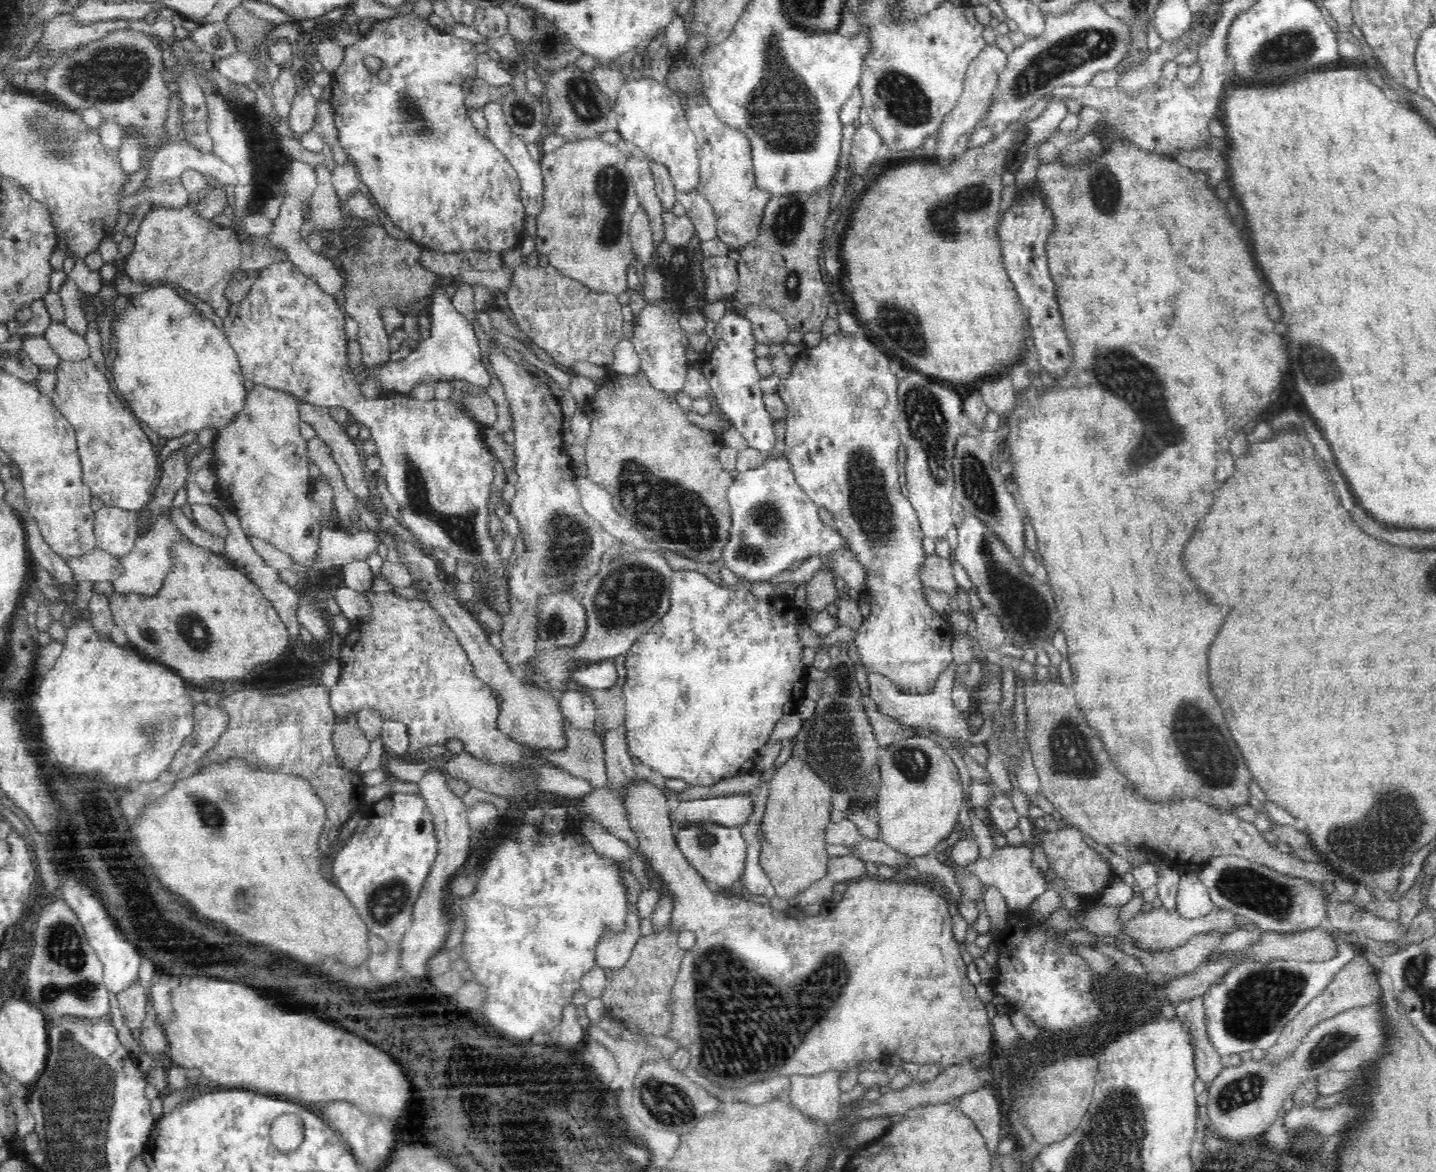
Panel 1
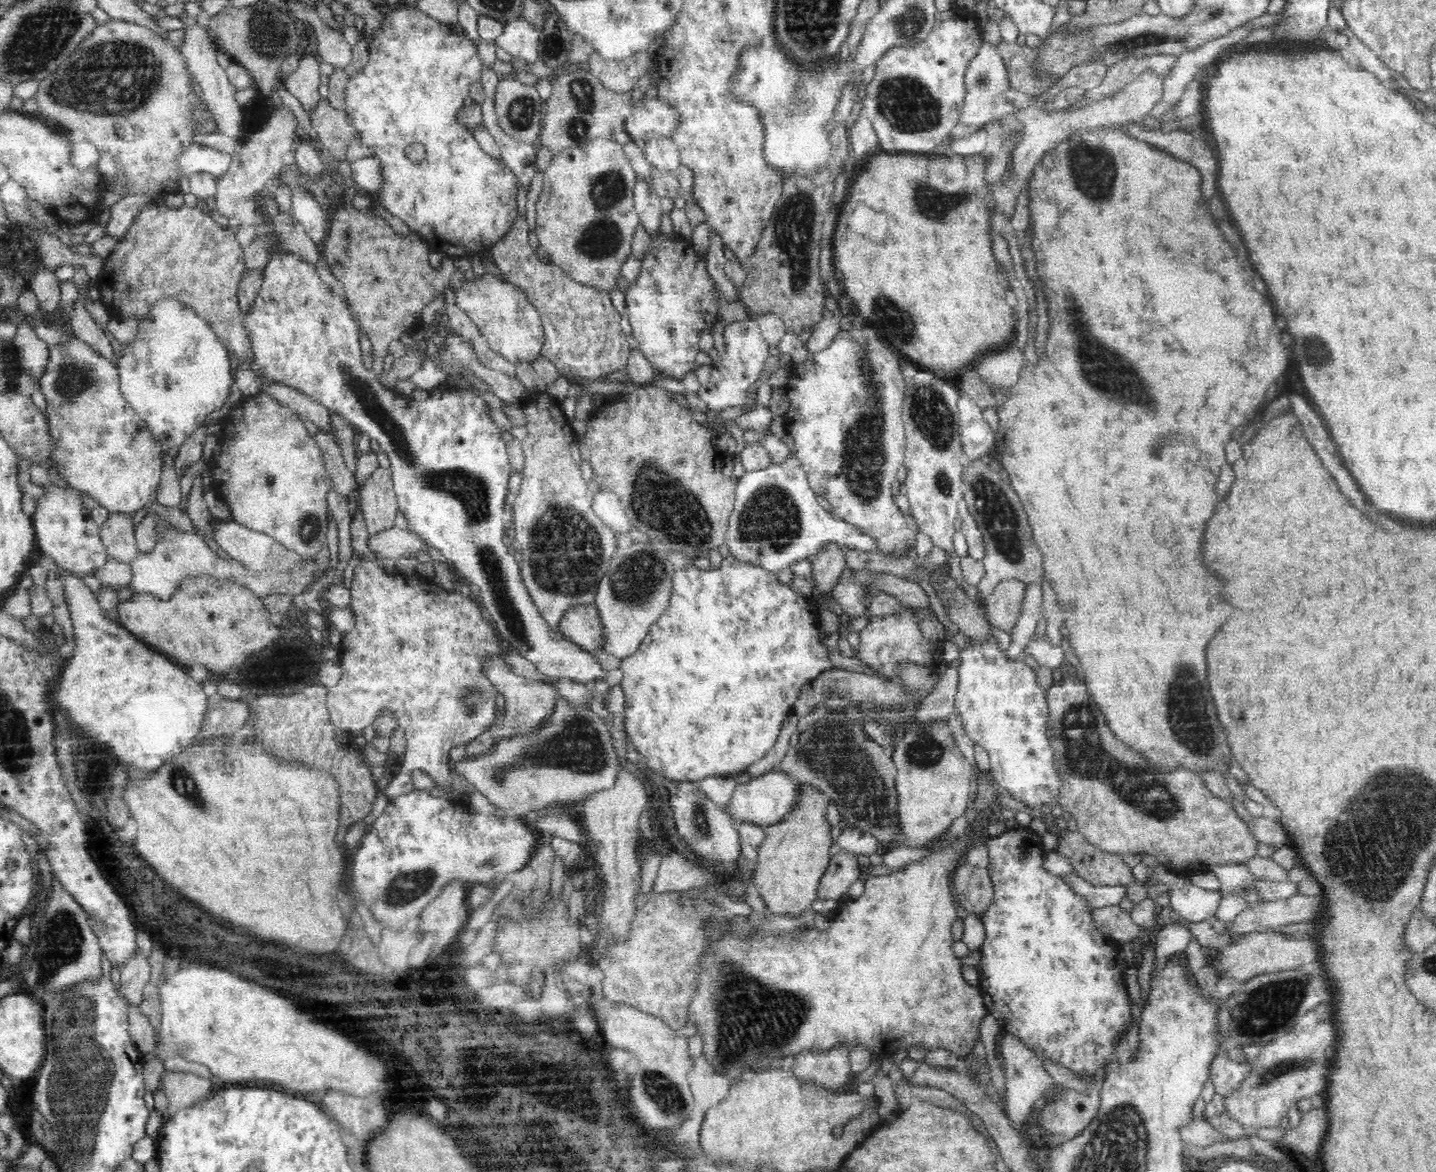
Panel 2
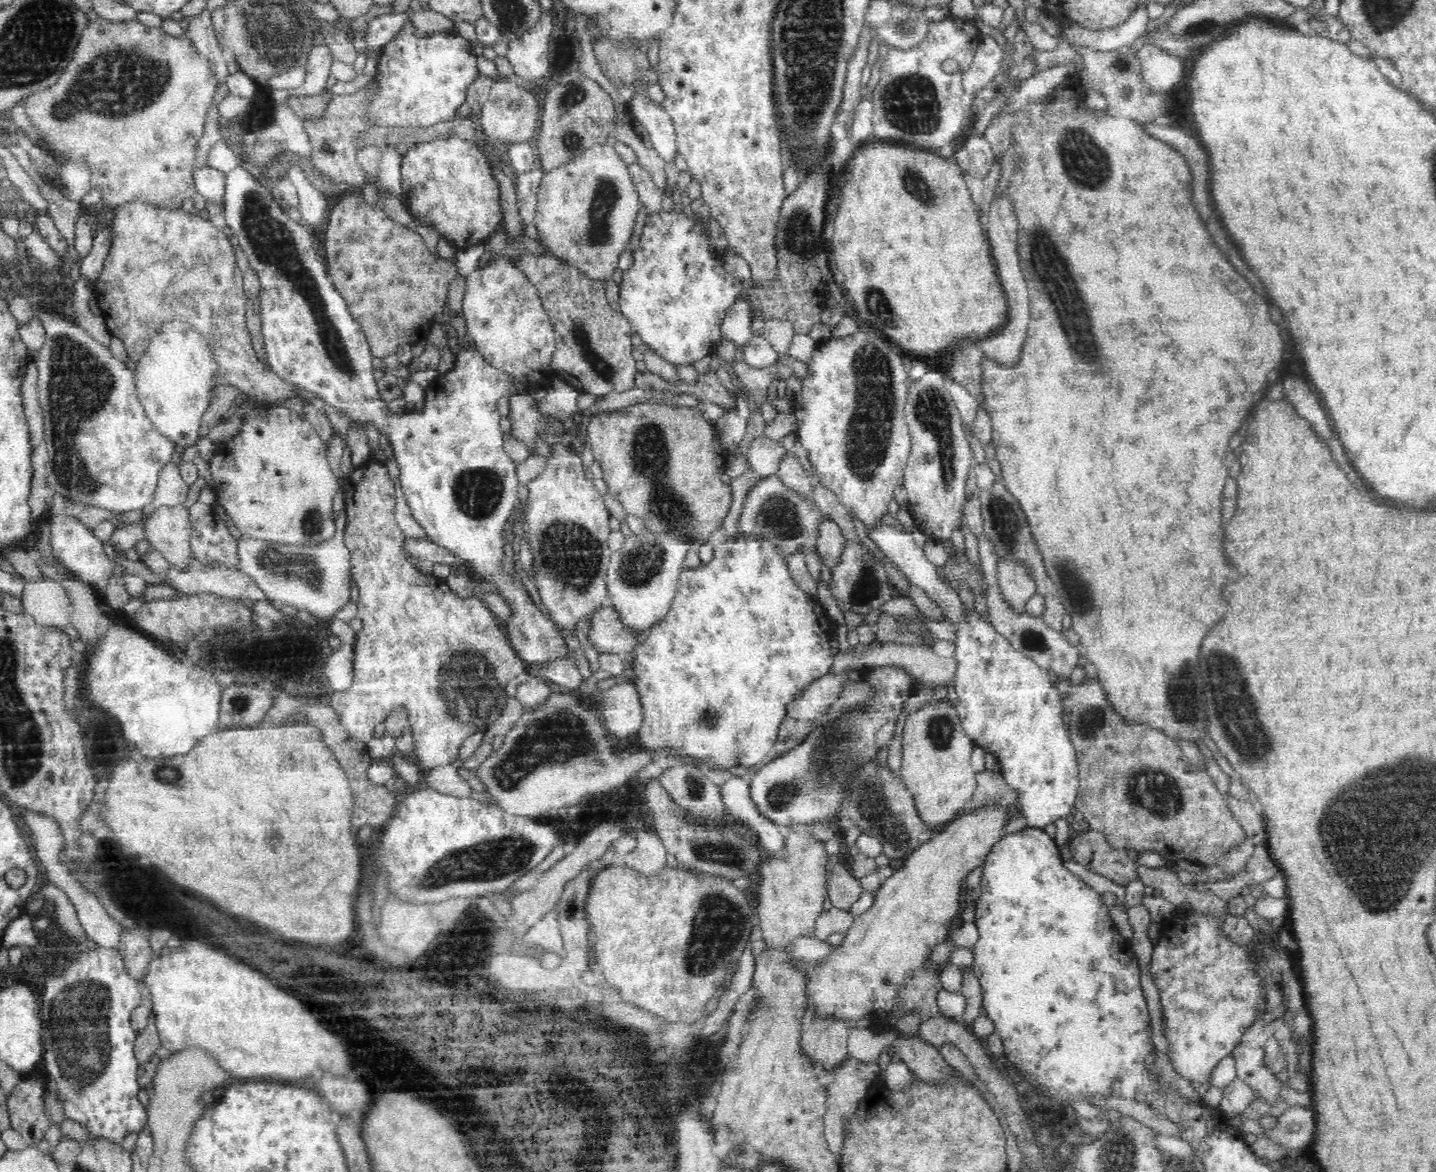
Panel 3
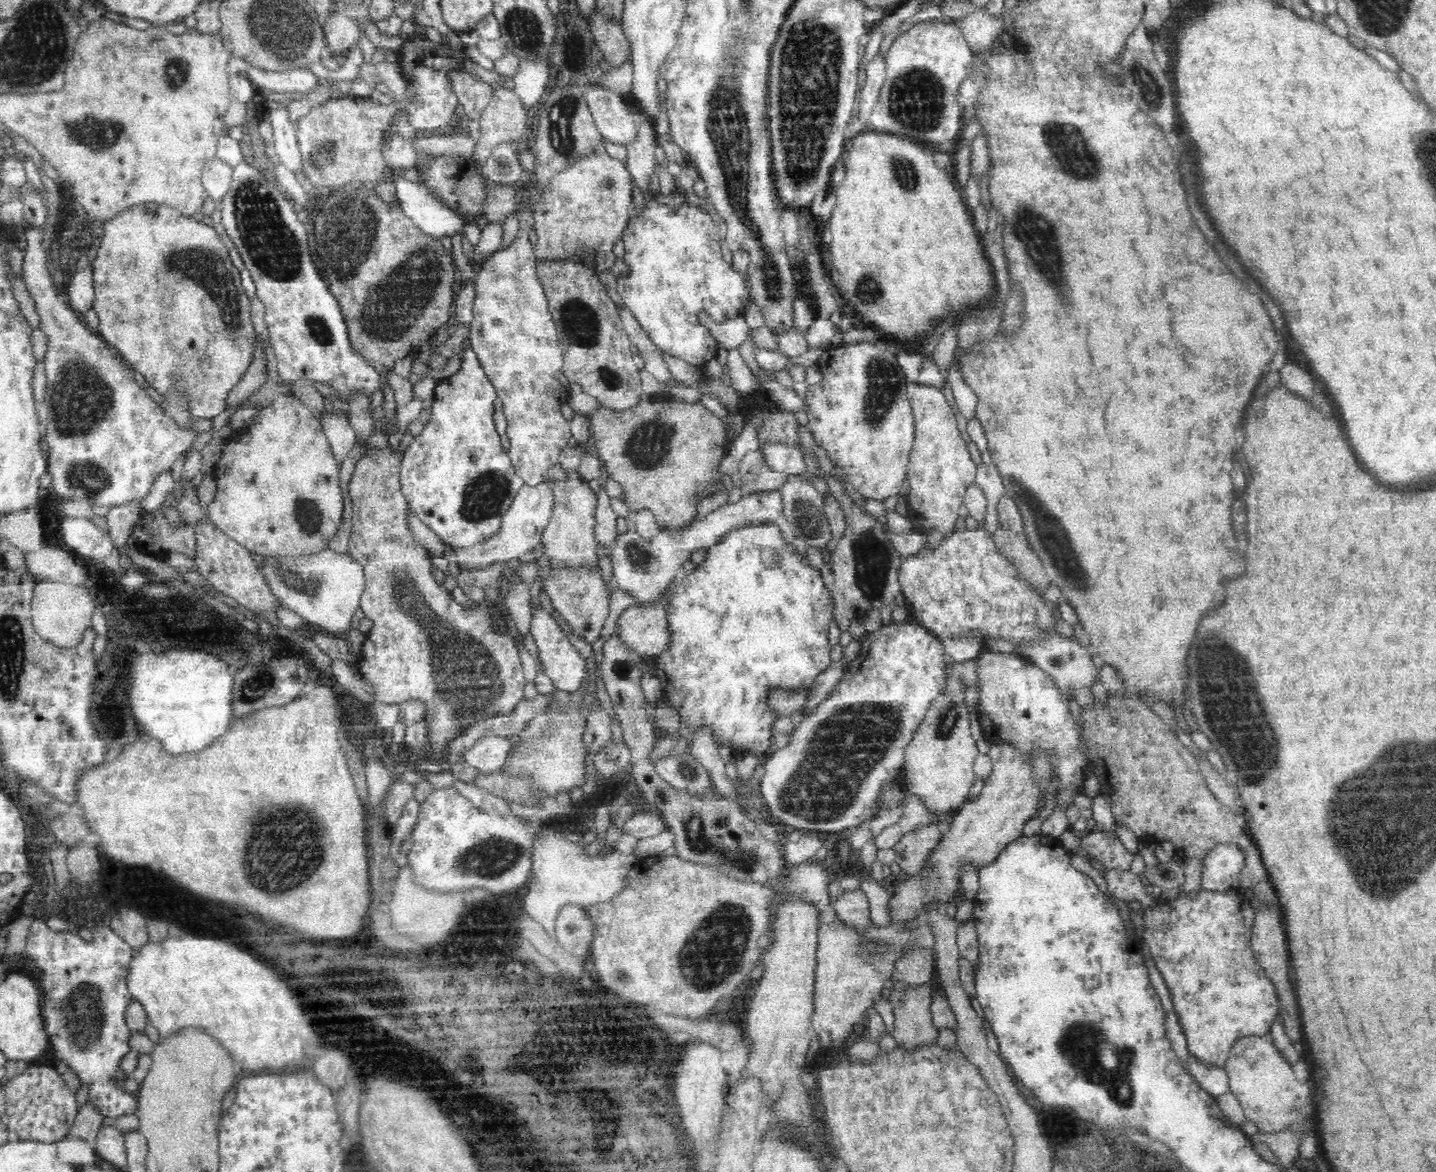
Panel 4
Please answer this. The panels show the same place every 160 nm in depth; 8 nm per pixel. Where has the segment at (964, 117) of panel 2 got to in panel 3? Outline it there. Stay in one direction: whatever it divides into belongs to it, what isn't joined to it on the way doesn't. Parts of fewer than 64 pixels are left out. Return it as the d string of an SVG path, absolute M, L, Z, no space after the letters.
M985 32L973 56L971 67L962 73L963 87L972 102L993 81L1002 68L1004 53L990 32Z

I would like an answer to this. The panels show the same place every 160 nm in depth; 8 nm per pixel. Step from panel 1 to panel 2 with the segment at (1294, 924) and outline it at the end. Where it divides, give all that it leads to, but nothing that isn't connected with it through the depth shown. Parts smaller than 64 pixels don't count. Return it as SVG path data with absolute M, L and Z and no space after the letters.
M1246 864L1214 865L1212 869L1220 881L1219 891L1222 899L1228 896L1242 898L1248 909L1264 902L1256 889L1256 882L1260 882L1260 879L1256 878L1256 874Z

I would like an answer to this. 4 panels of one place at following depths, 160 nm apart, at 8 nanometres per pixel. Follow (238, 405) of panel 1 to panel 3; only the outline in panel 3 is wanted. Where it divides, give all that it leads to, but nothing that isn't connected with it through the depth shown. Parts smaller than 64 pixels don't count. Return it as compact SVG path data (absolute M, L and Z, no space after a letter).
M185 320L164 322L150 338L135 368L134 392L151 425L174 447L193 446L199 437L201 420L219 385L220 365L204 333Z

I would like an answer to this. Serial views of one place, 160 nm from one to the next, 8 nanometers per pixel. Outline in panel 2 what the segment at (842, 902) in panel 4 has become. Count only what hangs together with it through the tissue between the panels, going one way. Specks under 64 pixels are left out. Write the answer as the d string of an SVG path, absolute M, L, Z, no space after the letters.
M837 849L832 853L828 868L820 878L817 897L839 901L847 897L850 886L860 878L862 868L857 855Z

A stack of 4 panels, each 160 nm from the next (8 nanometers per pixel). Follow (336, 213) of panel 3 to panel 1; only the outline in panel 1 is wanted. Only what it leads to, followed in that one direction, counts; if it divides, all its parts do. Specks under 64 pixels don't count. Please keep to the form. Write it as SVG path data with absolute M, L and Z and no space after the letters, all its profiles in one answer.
M373 224L363 227L358 236L358 244L346 246L340 255L340 261L346 277L343 290L346 297L344 312L358 322L361 360L368 367L387 362L391 354L388 334L384 321L378 315L378 308L392 306L400 309L411 307L426 296L433 298L433 283L437 275L417 263L422 248L412 240L395 240L384 228Z

